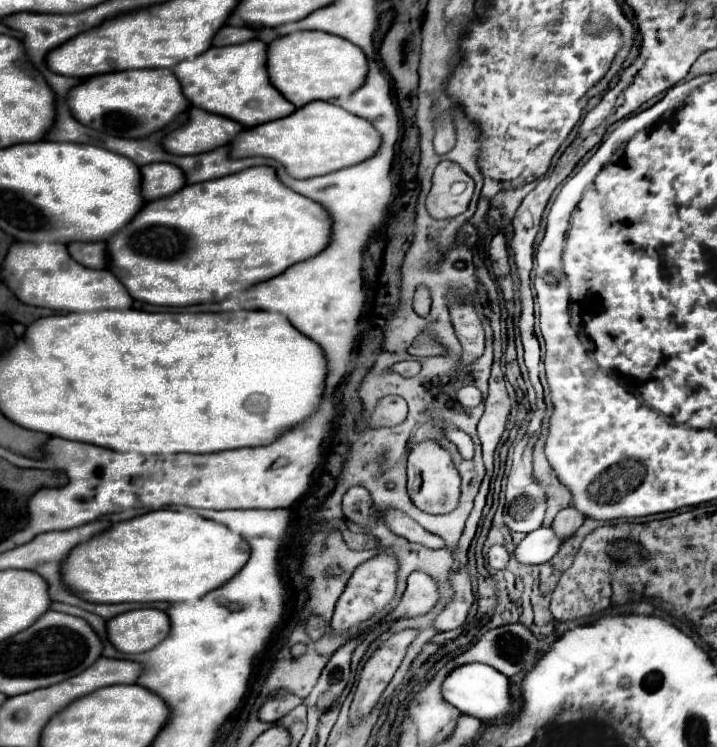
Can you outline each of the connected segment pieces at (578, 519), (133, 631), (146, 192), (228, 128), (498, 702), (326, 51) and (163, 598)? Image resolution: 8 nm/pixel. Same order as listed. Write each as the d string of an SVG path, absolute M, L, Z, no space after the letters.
M569 506L569 508L563 508L563 510L555 516L551 528L553 528L559 536L569 538L569 536L573 536L573 534L579 530L579 526L581 526L583 522L585 522L585 516L583 516L577 508Z
M155 608L123 612L107 622L109 640L125 654L139 654L161 644L171 630L169 616Z
M147 164L141 168L141 178L141 190L147 202L171 196L187 184L183 170L175 164Z
M193 106L189 122L165 136L163 148L171 154L203 154L229 144L241 130L239 122Z
M467 664L455 668L443 684L443 698L459 708L463 714L471 714L483 724L493 724L501 718L507 718L515 710L509 690L509 678L487 664Z
M293 32L269 44L269 74L297 108L315 100L337 100L359 90L367 80L367 56L345 38L327 32Z
M155 510L121 522L71 552L63 582L87 602L189 602L227 584L249 560L251 548L227 526L197 514Z

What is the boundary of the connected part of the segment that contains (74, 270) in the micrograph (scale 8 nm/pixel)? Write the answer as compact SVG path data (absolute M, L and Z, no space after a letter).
M29 242L13 244L3 262L3 280L21 302L59 312L93 312L109 308L123 310L133 304L127 288L109 270L91 270L77 264L69 256L67 246L31 246Z

